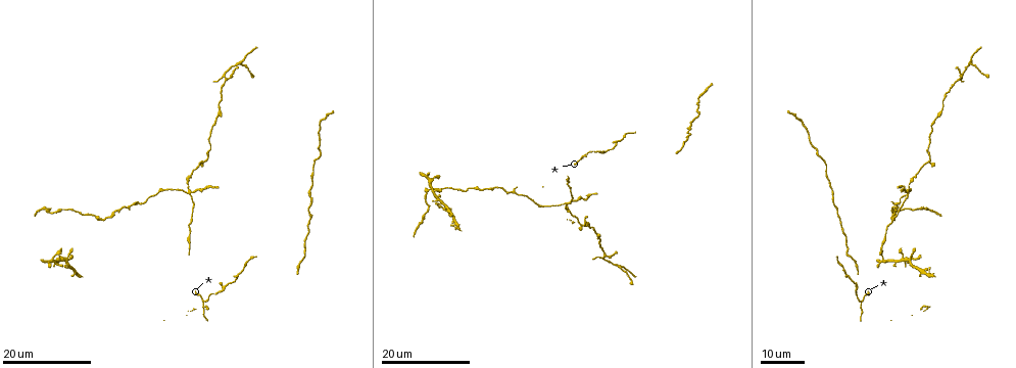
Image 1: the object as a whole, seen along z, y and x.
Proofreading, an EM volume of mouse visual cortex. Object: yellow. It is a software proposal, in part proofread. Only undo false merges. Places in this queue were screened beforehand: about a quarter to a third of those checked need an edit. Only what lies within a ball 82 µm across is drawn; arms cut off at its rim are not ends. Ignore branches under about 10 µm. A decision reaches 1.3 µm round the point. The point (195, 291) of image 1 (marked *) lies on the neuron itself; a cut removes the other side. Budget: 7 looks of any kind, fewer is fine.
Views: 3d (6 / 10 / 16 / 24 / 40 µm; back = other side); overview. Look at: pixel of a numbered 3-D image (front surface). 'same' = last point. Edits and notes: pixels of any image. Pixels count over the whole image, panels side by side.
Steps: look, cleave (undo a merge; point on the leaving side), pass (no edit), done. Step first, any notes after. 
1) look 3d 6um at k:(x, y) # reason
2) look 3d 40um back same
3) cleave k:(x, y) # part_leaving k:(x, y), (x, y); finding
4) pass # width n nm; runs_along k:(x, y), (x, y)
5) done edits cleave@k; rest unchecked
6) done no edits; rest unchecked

look 3d 16um at 1:(567, 185) # calibre changes

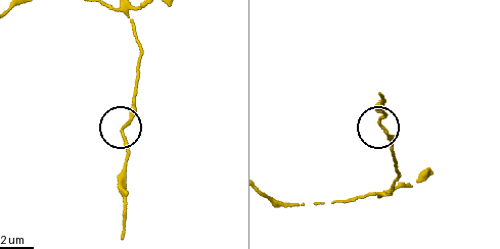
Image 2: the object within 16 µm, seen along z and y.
look 3d 6um at 2:(379, 121)

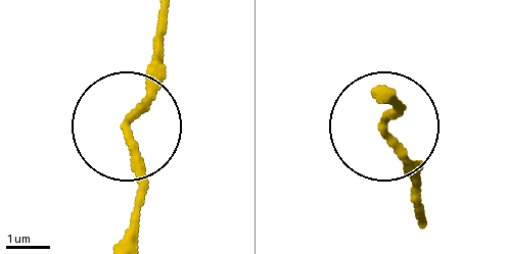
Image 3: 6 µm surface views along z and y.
pass # continuous, no second neuron

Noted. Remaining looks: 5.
look 3d 16um at 1:(190, 192) # four arms meet

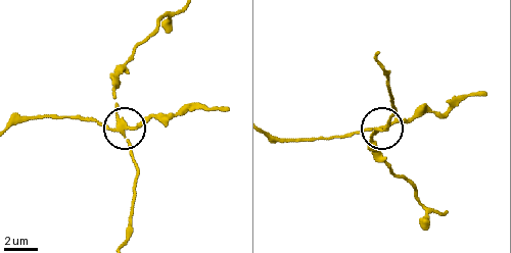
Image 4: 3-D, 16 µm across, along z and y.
look 3d 10um at 4:(371, 130)

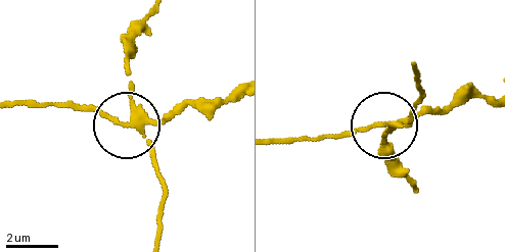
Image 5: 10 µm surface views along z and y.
cleave 5:(177, 113) # arms 4; a second neuron is stuck on

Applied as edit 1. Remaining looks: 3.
look 3d 16um at 1:(602, 258) # sudden change in width

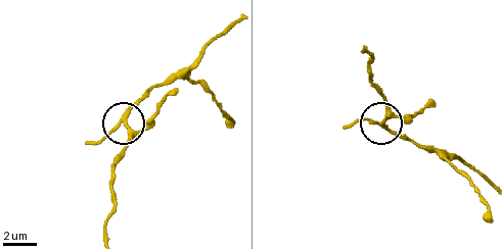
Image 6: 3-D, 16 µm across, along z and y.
look 3d 10um at 6:(125, 112)

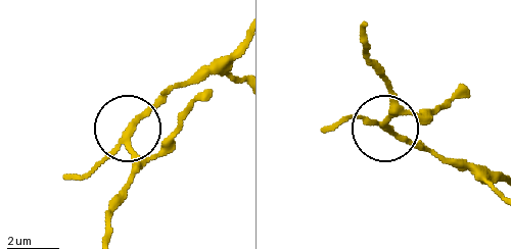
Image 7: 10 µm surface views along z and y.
pass # runs_along 7:(110, 236), (112, 203), (131, 177), (133, 131), (175, 87); continuous, no second neuron

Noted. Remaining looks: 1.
done edits cleave@5; rest unchecked

